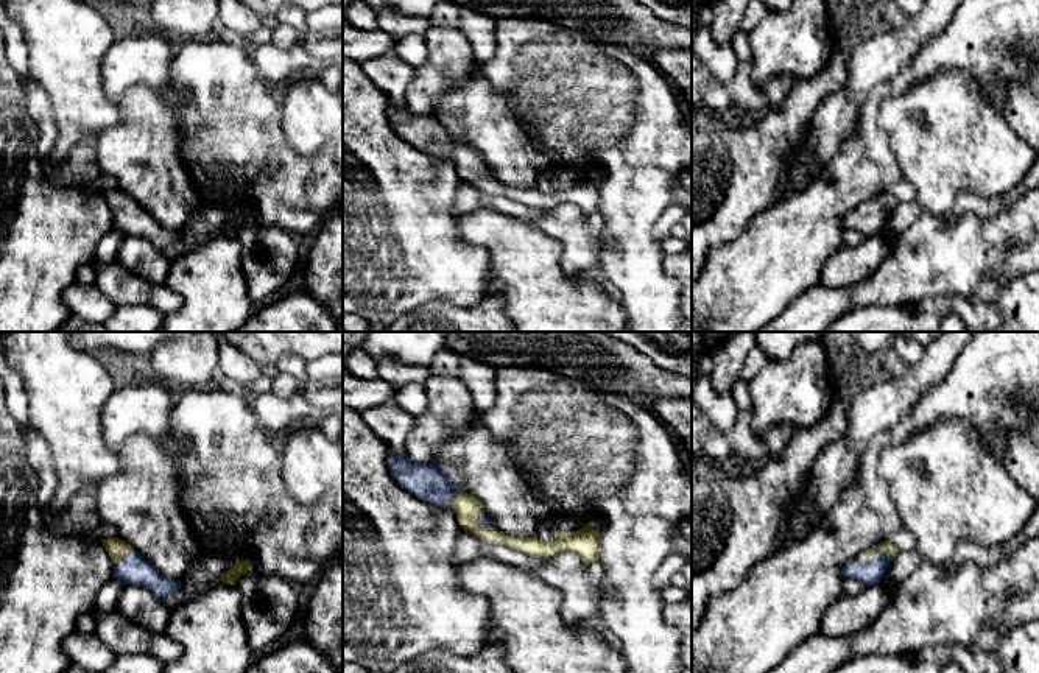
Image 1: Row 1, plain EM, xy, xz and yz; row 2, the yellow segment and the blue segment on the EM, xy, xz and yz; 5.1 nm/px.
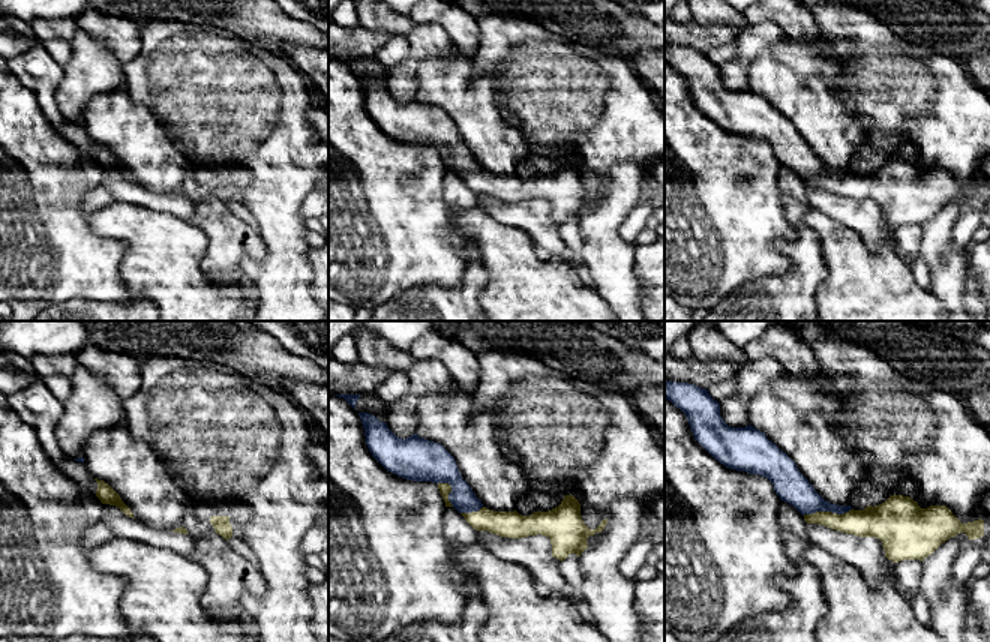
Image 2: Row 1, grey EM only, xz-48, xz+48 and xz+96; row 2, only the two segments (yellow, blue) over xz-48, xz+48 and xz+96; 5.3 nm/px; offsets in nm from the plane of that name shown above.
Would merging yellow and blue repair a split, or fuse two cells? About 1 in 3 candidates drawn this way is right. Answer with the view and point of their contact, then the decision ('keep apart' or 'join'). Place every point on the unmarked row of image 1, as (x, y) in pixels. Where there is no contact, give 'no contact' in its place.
yz (874, 203) | join

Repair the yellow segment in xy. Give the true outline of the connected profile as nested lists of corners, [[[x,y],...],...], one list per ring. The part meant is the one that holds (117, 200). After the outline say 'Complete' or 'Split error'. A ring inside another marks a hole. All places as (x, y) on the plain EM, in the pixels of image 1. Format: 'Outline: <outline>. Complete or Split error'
Outline: [[[118,189],[101,190],[112,215],[112,227],[126,237],[142,237],[164,249],[181,240],[181,232],[160,226],[139,203]]]. Split error

